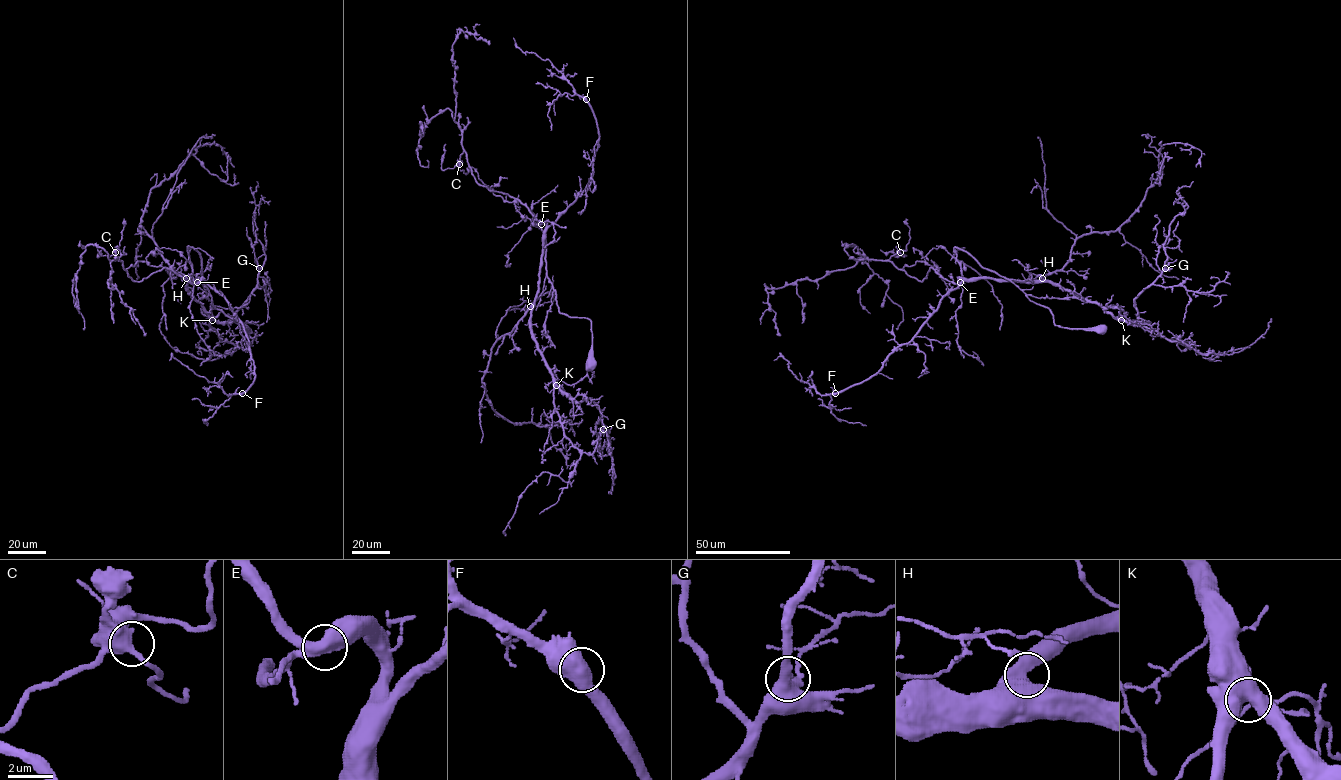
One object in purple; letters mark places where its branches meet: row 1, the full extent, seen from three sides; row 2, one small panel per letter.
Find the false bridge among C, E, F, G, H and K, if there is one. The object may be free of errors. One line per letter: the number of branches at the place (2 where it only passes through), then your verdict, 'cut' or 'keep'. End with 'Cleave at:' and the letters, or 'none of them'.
C: 2 branches meet; keep
E: 2 branches meet; keep
F: 2 branches meet; keep
G: 2 branches meet; keep
H: 2 branches meet; keep
K: 2 branches meet; keep
Cleave at: none of them

